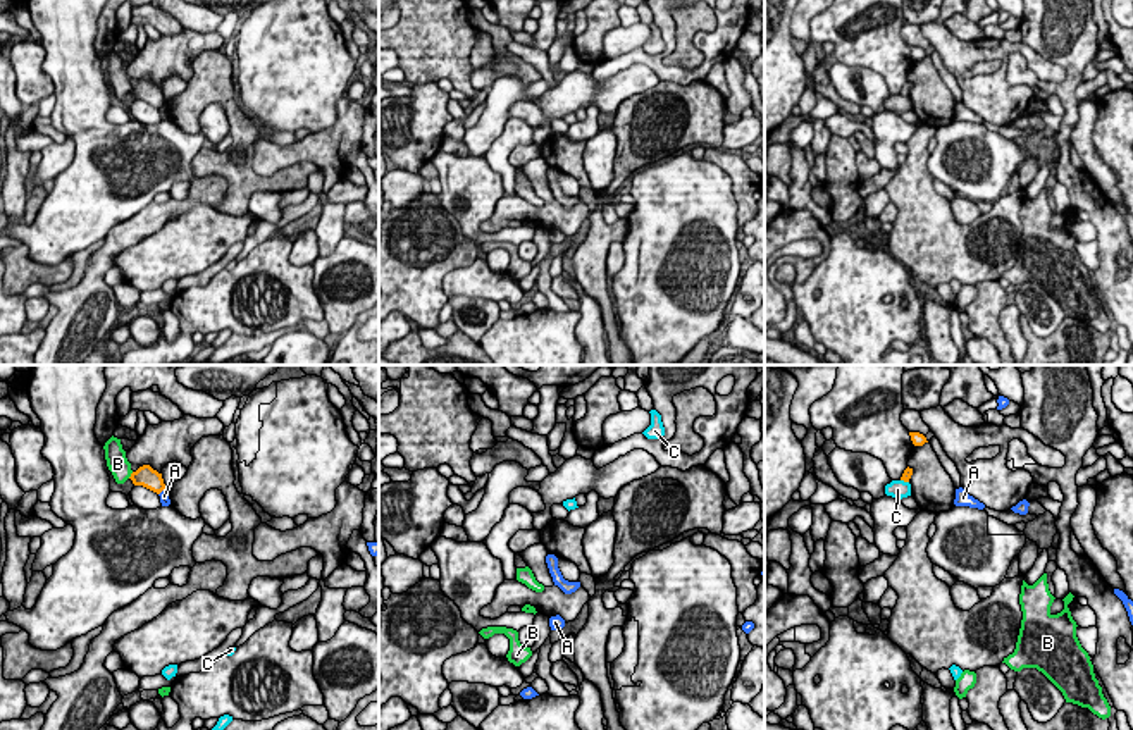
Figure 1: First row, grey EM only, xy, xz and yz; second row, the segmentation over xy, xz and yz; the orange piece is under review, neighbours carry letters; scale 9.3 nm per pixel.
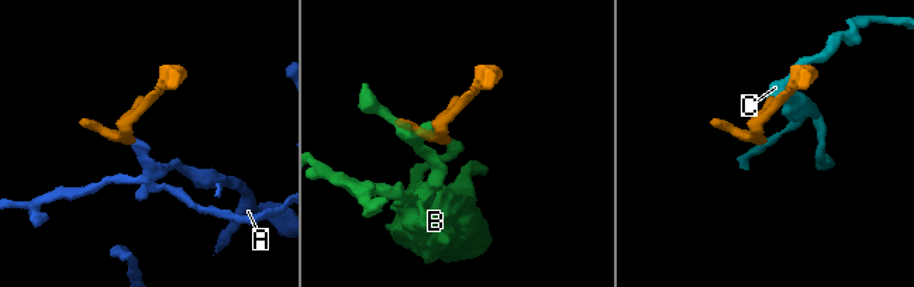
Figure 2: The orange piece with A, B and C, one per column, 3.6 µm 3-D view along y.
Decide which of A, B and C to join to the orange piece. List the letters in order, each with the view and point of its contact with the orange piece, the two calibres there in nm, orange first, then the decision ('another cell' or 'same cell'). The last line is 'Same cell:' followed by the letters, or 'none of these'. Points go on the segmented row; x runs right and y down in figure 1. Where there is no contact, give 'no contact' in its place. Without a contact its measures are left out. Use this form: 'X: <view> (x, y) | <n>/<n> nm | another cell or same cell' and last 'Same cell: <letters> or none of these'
A: xy (162, 489) | 200/100 nm | another cell
B: xy (131, 476) | 200/200 nm | another cell
C: yz (904, 481) | 90/170 nm | another cell
Same cell: none of these

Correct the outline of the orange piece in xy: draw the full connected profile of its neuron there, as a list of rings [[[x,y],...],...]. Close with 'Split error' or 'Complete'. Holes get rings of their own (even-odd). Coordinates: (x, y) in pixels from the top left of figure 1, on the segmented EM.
[[[150,465],[139,467],[136,472],[129,477],[134,486],[143,486],[157,494],[160,494],[165,489],[162,473],[153,470]]]. Complete

